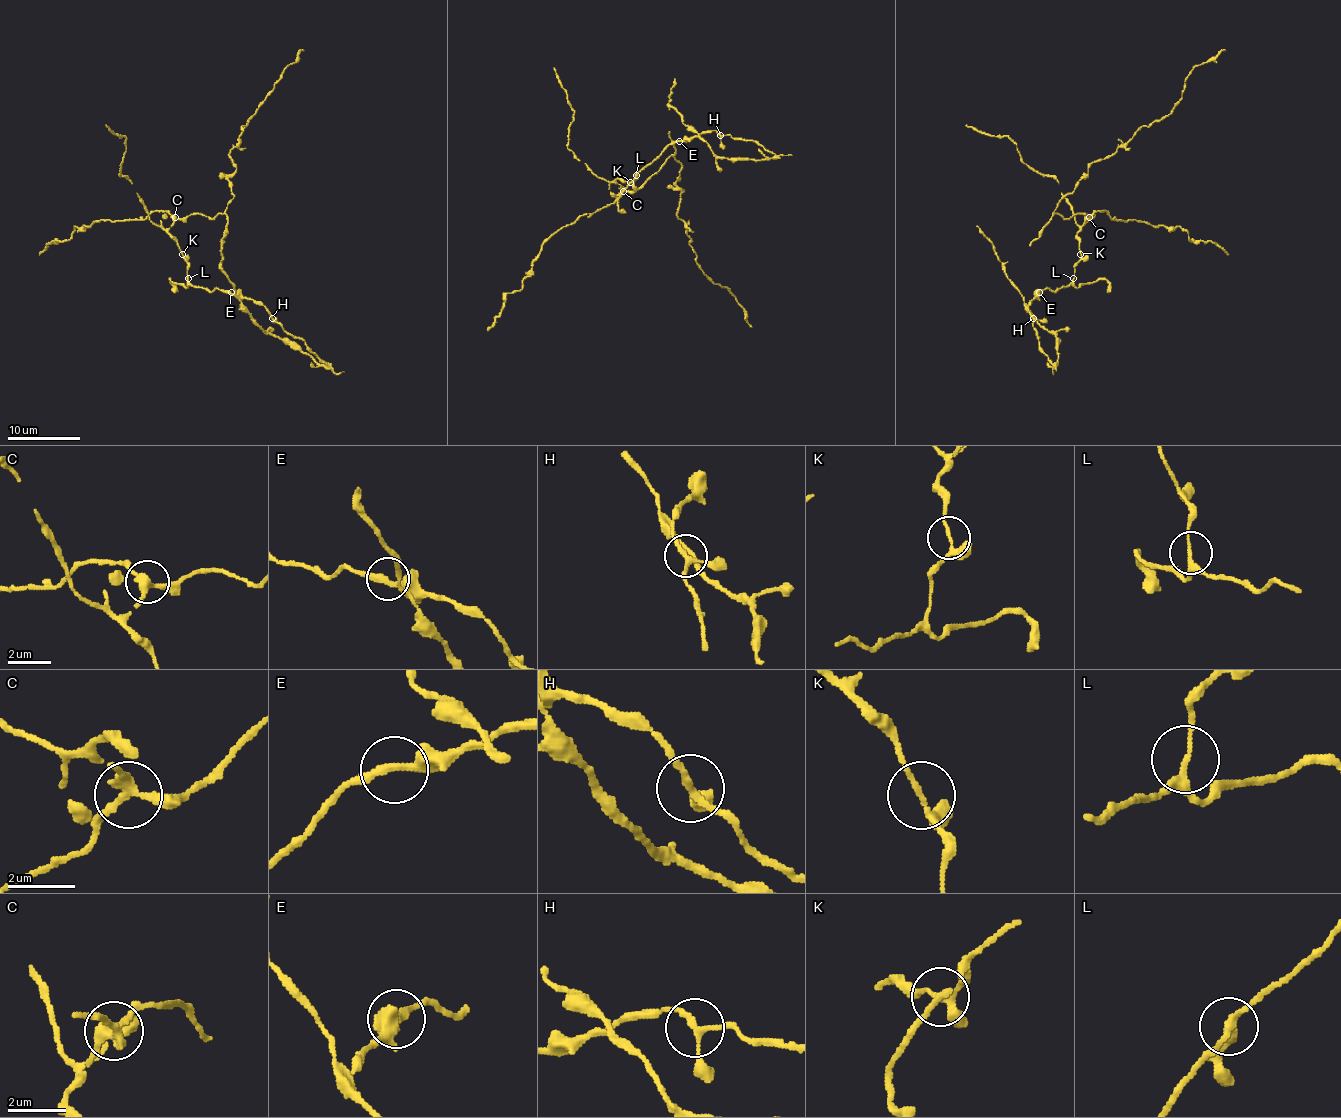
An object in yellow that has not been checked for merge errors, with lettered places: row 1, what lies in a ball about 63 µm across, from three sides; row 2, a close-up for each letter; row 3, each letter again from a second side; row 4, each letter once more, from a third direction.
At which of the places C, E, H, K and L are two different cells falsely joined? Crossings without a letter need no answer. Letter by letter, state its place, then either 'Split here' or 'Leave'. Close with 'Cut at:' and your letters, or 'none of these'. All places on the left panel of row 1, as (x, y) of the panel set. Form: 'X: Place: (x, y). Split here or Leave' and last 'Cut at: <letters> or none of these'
C: Place: (175, 217). Split here
E: Place: (231, 292). Leave
H: Place: (272, 318). Split here
K: Place: (182, 254). Leave
L: Place: (188, 278). Leave
Cut at: C, H

